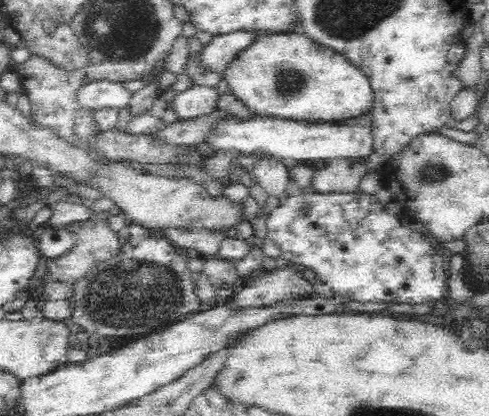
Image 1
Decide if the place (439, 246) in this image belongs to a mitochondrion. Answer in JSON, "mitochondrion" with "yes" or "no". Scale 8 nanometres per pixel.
{"mitochondrion":"no"}

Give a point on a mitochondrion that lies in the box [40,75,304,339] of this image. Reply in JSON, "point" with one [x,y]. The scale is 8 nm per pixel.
{"point":[136,292]}

